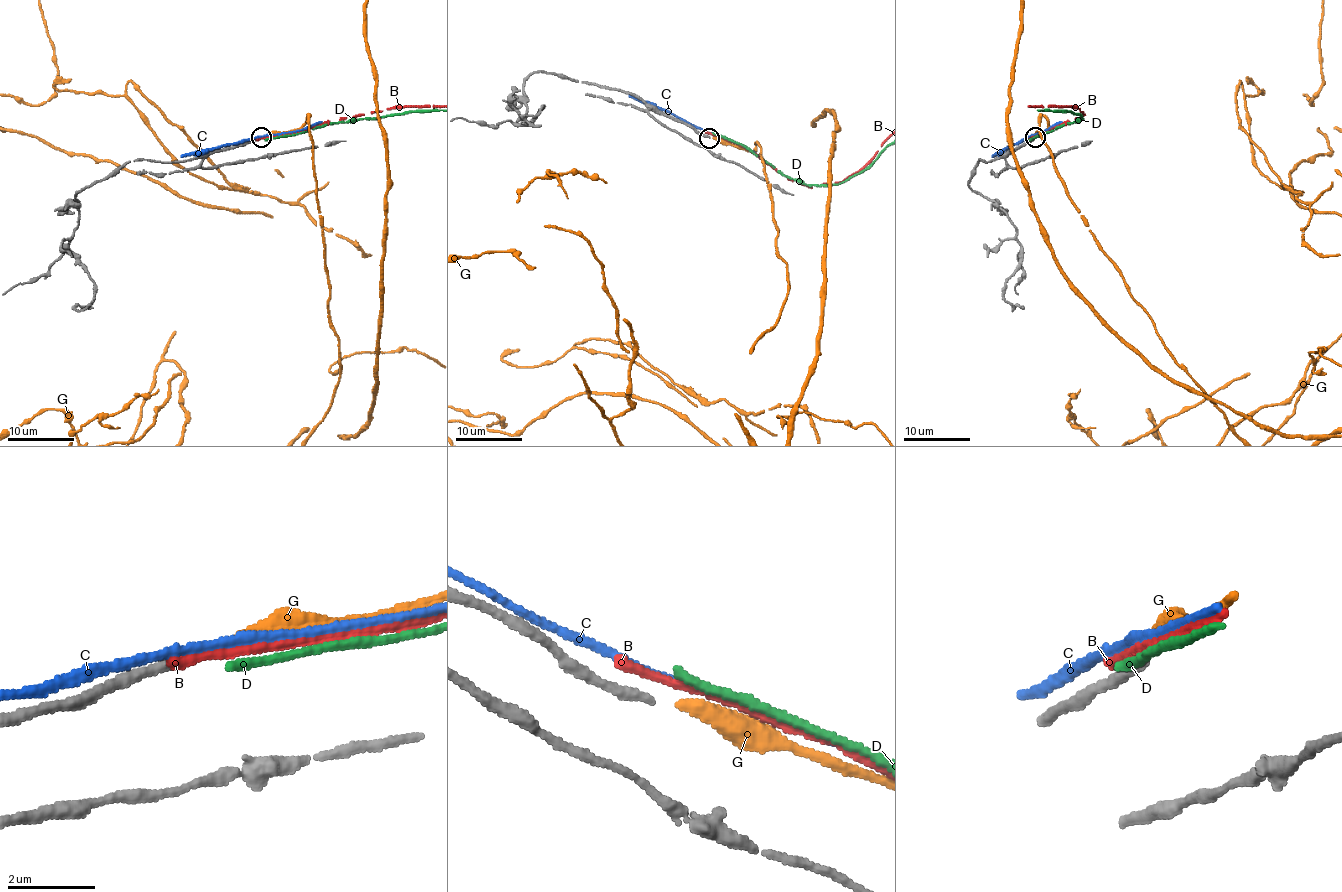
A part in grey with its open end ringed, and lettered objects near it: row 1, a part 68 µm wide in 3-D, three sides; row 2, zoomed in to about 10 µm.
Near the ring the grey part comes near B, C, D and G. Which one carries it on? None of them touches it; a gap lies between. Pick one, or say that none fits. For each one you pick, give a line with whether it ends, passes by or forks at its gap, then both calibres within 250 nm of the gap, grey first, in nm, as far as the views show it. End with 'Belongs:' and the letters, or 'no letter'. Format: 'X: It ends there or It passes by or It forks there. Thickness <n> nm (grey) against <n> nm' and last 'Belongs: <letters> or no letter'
G: It ends there. Thickness 220 nm (grey) against 340 nm
Belongs: G

